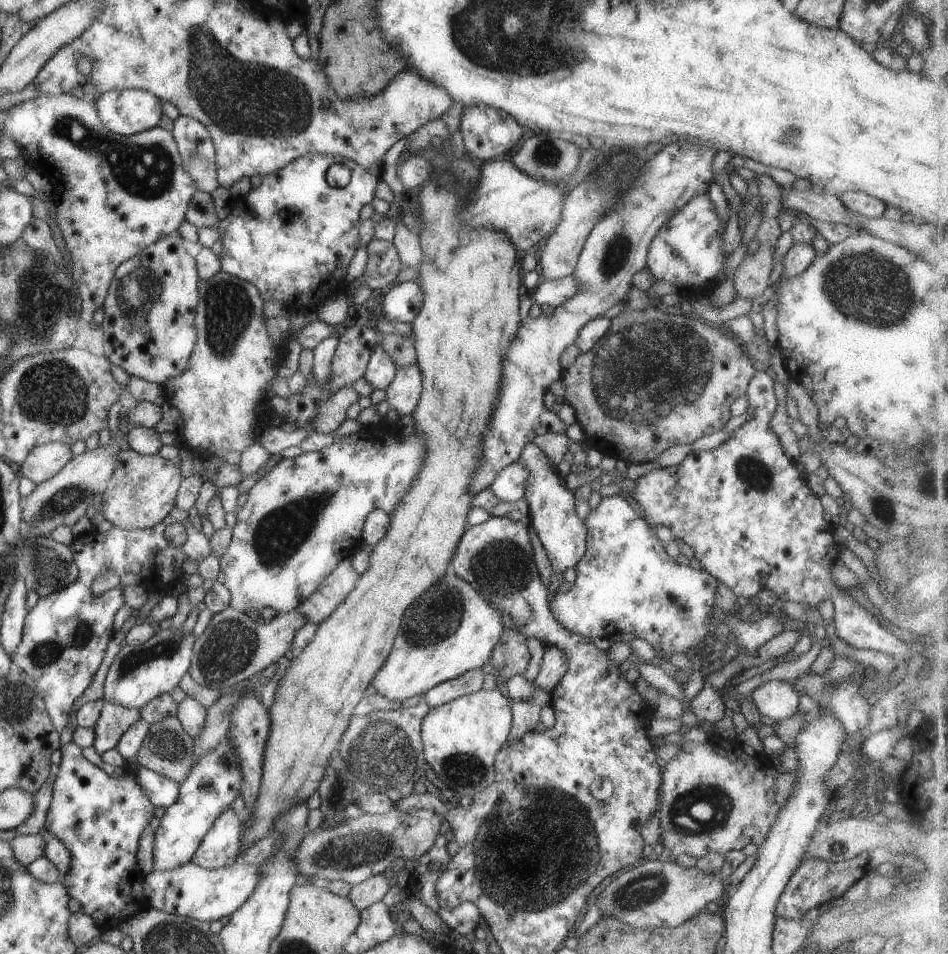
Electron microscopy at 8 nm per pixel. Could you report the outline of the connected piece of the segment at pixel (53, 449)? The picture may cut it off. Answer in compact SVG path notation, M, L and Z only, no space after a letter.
M46 442L33 447L21 466L15 468L20 477L29 478L35 485L51 478L71 458L67 444Z

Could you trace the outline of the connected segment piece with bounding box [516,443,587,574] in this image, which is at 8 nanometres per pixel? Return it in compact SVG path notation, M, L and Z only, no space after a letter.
M525 444L516 462L527 470L523 500L527 505L529 523L545 550L552 571L561 574L567 568L574 568L585 554L587 528L584 521L577 518L573 493L565 487L564 480L549 466L549 459L535 444Z

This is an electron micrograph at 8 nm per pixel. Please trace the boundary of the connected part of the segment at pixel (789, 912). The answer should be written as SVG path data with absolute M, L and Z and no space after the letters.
M859 853L852 859L829 862L824 860L801 861L787 880L775 904L775 916L785 919L803 920L803 914L810 908L833 901L861 878L868 868L867 853Z

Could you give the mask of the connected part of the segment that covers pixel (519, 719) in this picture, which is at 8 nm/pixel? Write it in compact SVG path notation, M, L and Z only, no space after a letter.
M533 687L533 694L527 700L511 701L510 711L512 724L507 742L513 744L523 734L534 730L535 723L539 720L539 710L550 702L550 692Z

